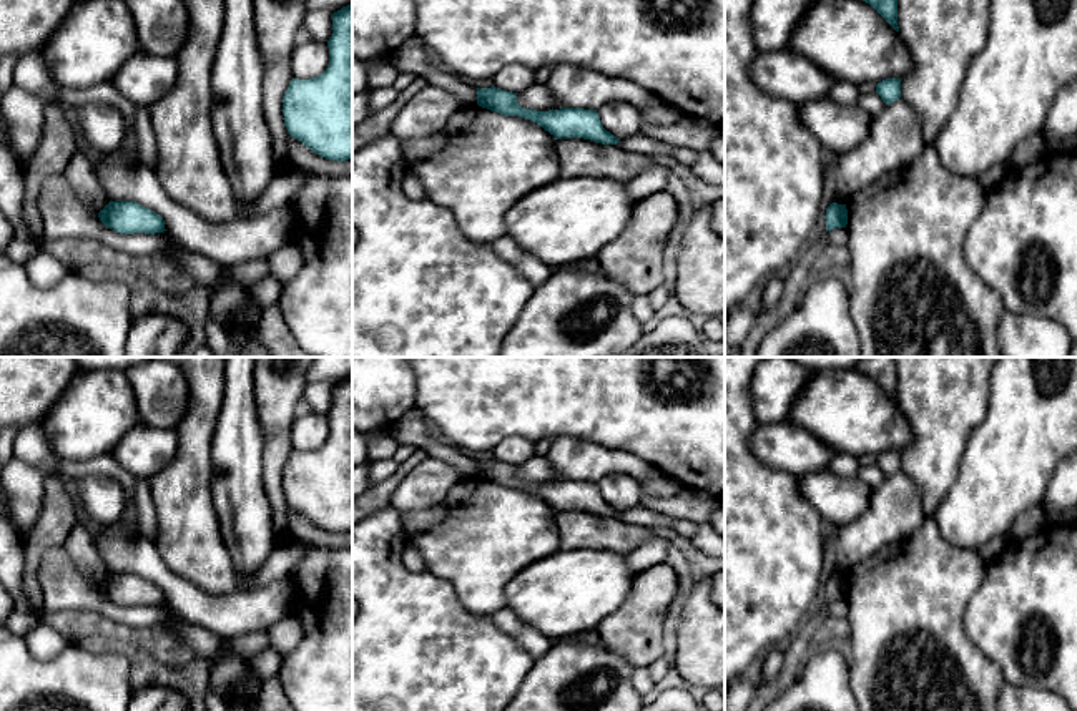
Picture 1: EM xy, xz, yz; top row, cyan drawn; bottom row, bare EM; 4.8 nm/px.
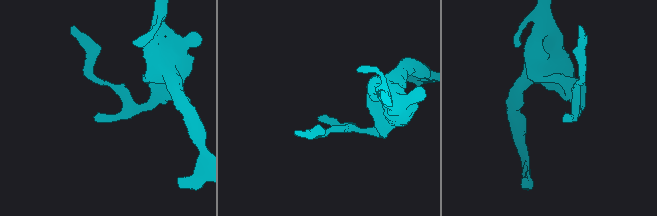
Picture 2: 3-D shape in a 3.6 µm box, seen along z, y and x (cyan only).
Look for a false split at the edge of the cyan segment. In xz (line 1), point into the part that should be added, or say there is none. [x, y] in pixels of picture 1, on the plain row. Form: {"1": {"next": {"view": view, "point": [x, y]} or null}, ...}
{"1": {"next": null}}

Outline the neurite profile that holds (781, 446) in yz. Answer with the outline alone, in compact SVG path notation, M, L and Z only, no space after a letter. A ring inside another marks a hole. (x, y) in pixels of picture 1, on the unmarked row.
M788 422L760 424L750 439L750 452L763 465L794 477L828 468L836 455L804 429Z

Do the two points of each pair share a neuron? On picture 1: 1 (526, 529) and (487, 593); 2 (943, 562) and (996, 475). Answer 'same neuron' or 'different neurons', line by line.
1: same neuron
2: different neurons

